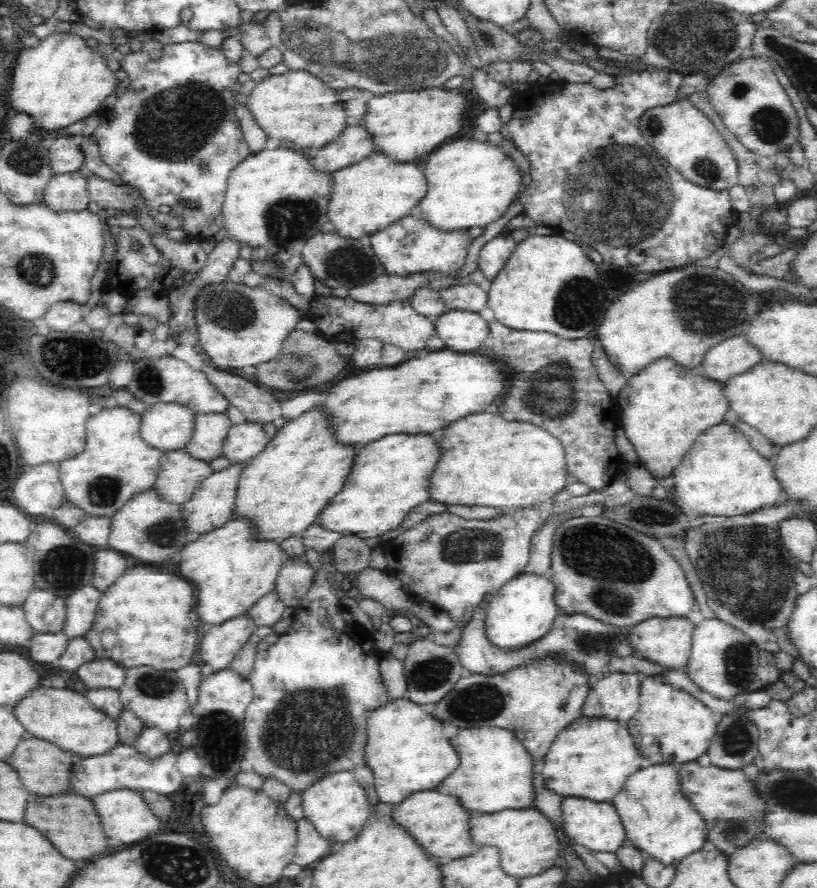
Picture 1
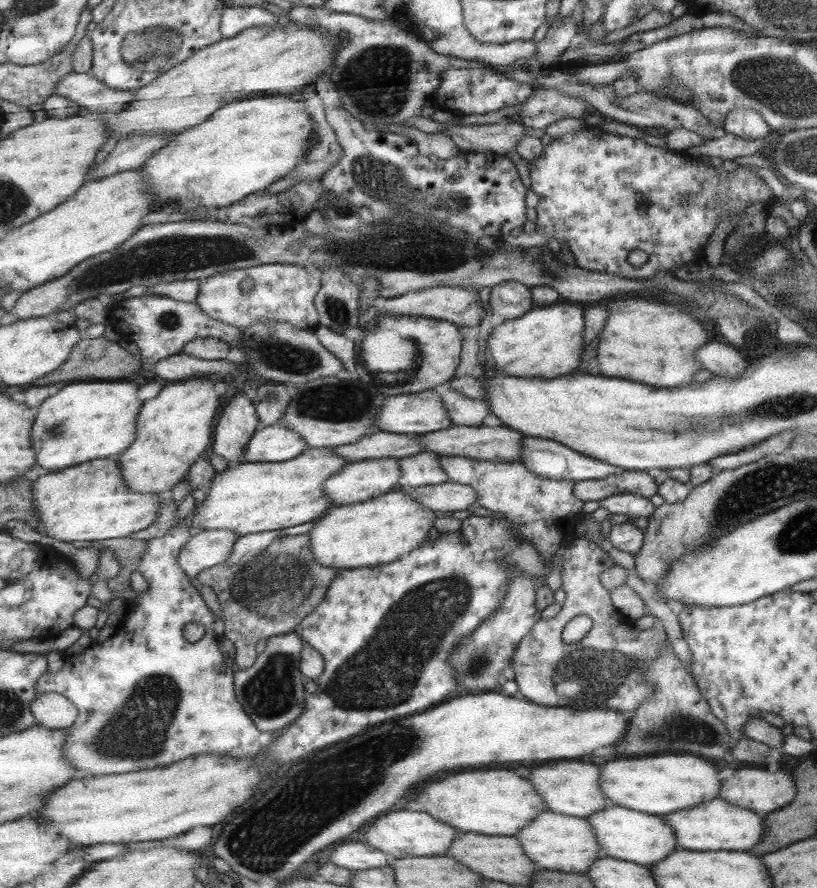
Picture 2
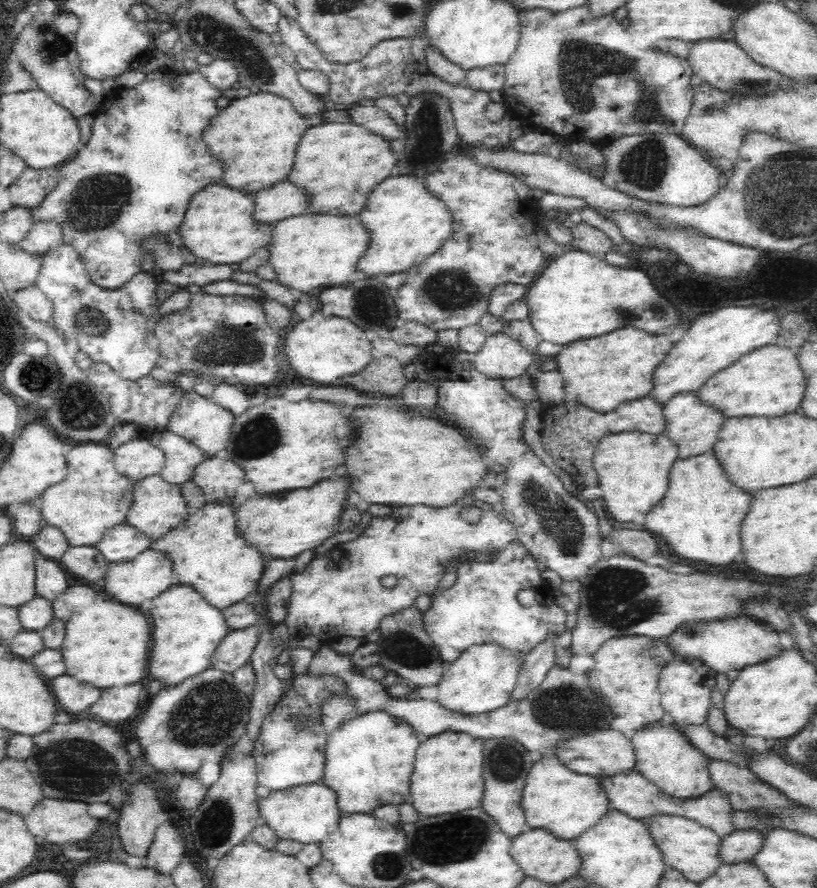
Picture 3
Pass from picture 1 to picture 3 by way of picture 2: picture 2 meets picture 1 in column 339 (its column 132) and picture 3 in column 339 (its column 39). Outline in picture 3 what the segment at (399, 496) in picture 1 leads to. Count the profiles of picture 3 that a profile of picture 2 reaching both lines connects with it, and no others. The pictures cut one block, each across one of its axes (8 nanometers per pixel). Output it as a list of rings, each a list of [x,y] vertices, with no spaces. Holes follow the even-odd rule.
[[[328,478],[318,481],[310,488],[294,490],[277,495],[251,495],[244,504],[235,508],[235,524],[238,535],[256,548],[265,560],[294,560],[306,550],[320,546],[324,540],[339,533],[339,521],[347,491],[348,478]]]

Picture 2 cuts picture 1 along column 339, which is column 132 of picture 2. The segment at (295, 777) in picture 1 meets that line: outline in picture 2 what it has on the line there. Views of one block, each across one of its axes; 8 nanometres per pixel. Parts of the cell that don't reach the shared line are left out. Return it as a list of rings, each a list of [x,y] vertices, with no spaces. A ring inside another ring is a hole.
[[[189,484],[187,490],[188,493],[186,497],[178,504],[178,526],[175,526],[163,537],[151,539],[149,545],[147,545],[145,555],[138,563],[139,567],[136,568],[136,571],[143,574],[149,587],[146,591],[138,594],[133,599],[133,607],[131,607],[131,611],[129,611],[129,615],[125,617],[118,633],[105,642],[93,642],[90,647],[80,655],[66,654],[65,665],[63,665],[63,669],[61,669],[57,675],[47,672],[47,674],[43,675],[43,678],[39,679],[39,695],[45,692],[59,692],[59,694],[63,694],[63,696],[67,696],[67,698],[71,699],[80,710],[77,722],[71,727],[71,736],[67,739],[66,754],[67,760],[71,760],[71,764],[73,764],[74,768],[83,775],[114,775],[141,770],[152,770],[172,766],[172,764],[191,758],[191,756],[203,754],[231,754],[231,756],[241,756],[241,758],[253,758],[253,756],[258,756],[263,752],[262,749],[264,747],[261,746],[261,742],[259,742],[263,731],[255,724],[250,713],[243,708],[242,701],[238,699],[235,686],[235,672],[229,668],[229,664],[227,664],[227,660],[225,660],[225,656],[223,656],[223,652],[221,652],[221,648],[219,648],[219,636],[217,632],[215,632],[215,616],[213,616],[211,608],[207,606],[205,598],[201,596],[201,592],[189,582],[189,575],[181,568],[181,565],[179,565],[179,554],[181,553],[183,545],[193,536],[191,528],[187,526],[185,518],[194,514],[197,510],[195,508],[197,500],[195,500],[195,496],[193,496],[193,492],[195,492],[196,489],[193,485]],[[191,622],[203,624],[203,626],[207,628],[207,636],[205,636],[203,640],[192,643],[185,638],[185,626],[191,624]]]

